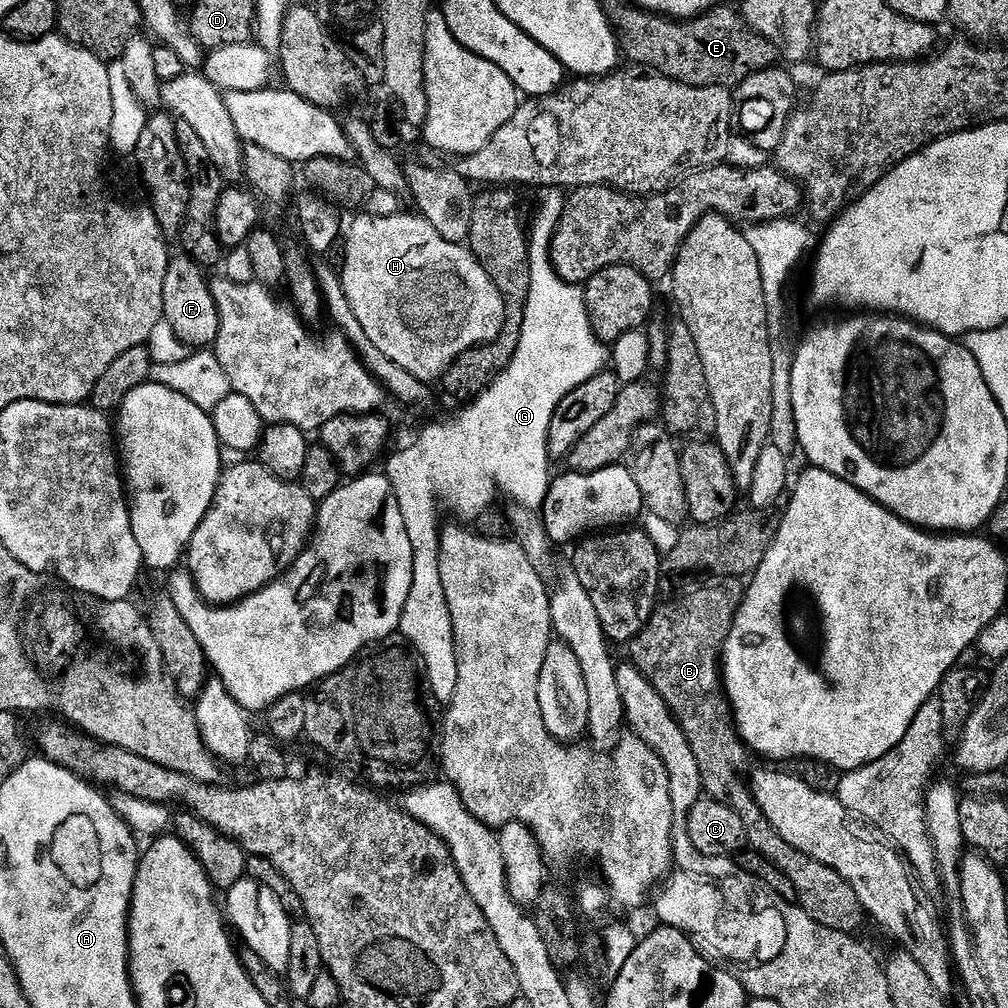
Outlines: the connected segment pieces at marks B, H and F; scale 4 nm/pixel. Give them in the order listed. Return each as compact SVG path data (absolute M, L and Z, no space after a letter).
M724 578L713 588L700 588L697 592L692 592L689 596L684 596L681 600L676 600L673 604L661 603L653 612L652 617L648 619L643 630L630 641L632 648L631 663L636 665L645 678L652 683L654 690L666 702L666 706L672 711L672 717L679 722L680 729L686 734L690 742L690 750L694 750L694 758L698 760L698 770L702 776L702 786L704 792L711 799L718 801L720 804L730 806L738 814L738 818L744 823L744 835L746 844L751 851L762 854L786 878L790 878L790 883L794 885L796 891L796 904L814 922L826 926L830 930L847 932L849 934L859 933L859 928L866 921L864 907L858 902L858 894L844 879L834 870L822 866L822 862L814 862L806 854L794 850L784 839L766 822L762 810L756 805L756 799L752 796L752 789L740 775L744 772L744 767L748 764L750 753L748 748L740 739L740 733L736 731L736 722L732 718L732 706L728 702L728 695L724 693L722 683L722 657L724 654L724 643L732 629L734 618L738 614L740 604L744 600L745 581L740 578Z
M357 215L360 217L346 232L348 249L342 279L350 307L374 345L390 362L397 363L414 378L433 382L439 381L448 367L470 350L468 340L472 340L472 347L477 348L476 336L480 336L480 332L498 338L504 321L504 307L502 294L498 294L498 286L494 286L490 274L486 274L481 265L468 268L476 257L472 251L455 239L438 234L438 230L422 222L419 215L411 215L405 220Z
M183 254L173 255L166 266L166 282L162 282L162 310L164 311L163 321L168 323L170 330L175 334L181 344L189 350L208 350L213 347L218 338L218 306L214 302L212 285L205 269L195 264L189 256Z

